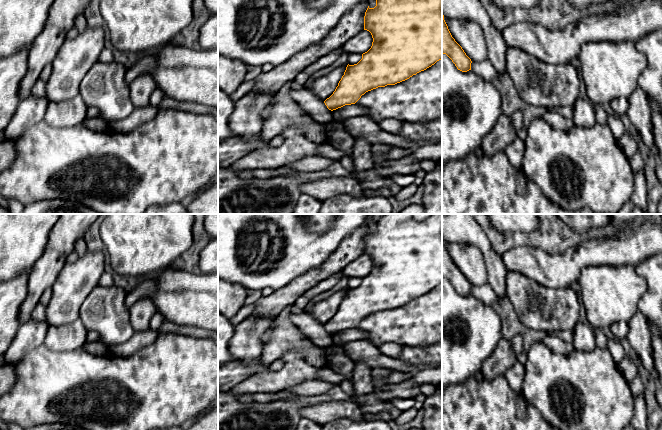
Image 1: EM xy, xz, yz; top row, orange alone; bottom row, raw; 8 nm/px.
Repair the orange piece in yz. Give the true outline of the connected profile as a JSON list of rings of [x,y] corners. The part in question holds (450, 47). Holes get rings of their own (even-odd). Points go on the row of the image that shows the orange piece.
[[[442,13],[442,54],[446,54],[458,70],[467,72],[471,70],[471,59],[462,47],[452,37]]]

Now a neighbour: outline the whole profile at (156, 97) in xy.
[[[155,88],[155,90],[152,92],[151,97],[150,97],[150,103],[157,108],[160,107],[160,103],[163,99],[163,93],[160,89]]]

